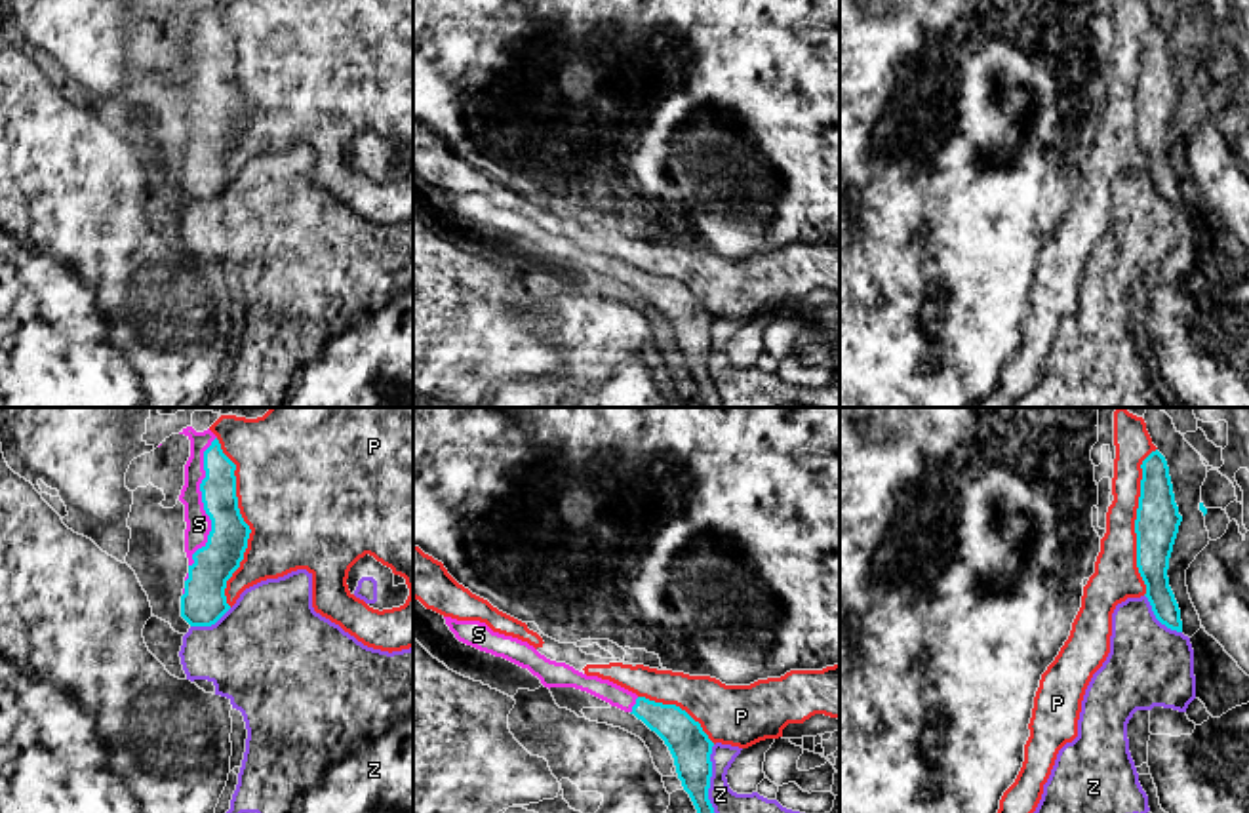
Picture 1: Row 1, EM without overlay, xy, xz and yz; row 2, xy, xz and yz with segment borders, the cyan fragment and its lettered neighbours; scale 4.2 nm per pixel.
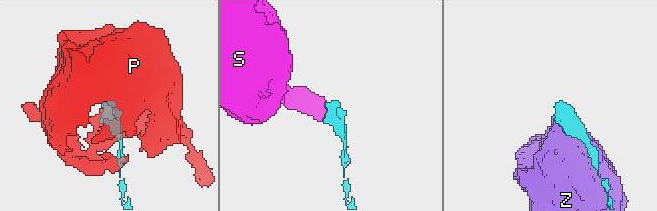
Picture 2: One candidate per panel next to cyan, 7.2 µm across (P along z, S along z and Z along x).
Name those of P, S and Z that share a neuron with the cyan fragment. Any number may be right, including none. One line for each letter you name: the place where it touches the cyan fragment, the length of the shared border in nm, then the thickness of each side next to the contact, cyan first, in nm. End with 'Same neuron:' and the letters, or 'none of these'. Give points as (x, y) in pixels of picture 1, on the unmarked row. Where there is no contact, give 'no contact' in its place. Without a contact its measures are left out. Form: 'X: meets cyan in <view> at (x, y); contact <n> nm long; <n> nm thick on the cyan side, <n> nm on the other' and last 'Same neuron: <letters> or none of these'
S: meets cyan in xy at (202, 75); contact 550 nm long; 170 nm thick on the cyan side, 110 nm on the other
Same neuron: S

